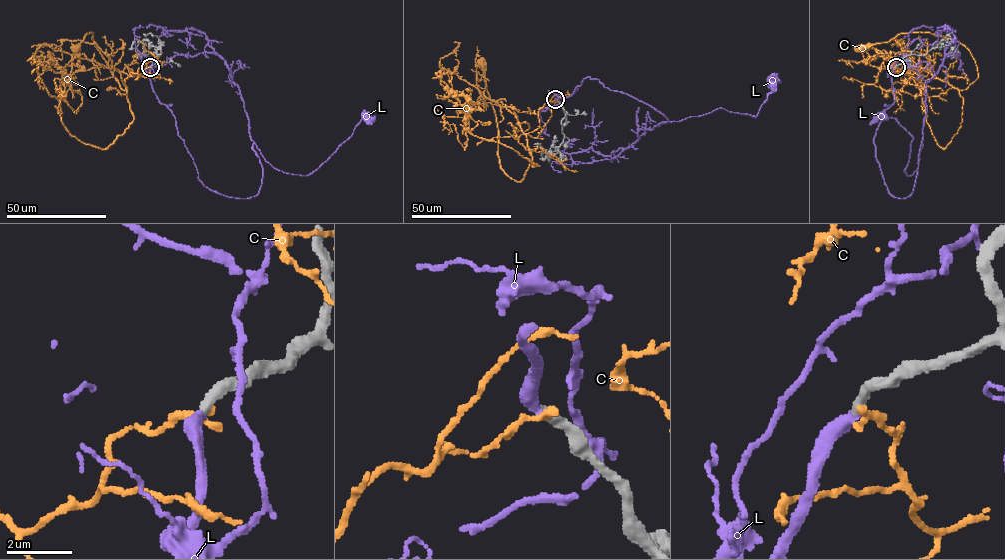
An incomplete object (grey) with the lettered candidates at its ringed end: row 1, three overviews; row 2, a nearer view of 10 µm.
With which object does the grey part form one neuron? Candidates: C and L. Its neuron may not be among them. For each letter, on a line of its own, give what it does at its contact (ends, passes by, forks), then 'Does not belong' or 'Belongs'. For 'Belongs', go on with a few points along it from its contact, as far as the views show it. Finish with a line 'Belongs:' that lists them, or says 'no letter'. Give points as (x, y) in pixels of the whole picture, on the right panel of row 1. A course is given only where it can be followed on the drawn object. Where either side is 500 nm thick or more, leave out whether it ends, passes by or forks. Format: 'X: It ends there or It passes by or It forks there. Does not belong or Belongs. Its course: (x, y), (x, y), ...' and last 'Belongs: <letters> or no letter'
C: It ends there. Does not belong
L: It ends there. Belongs. Its course: (896, 67), (894, 102), (873, 143), (887, 190), (905, 198), (922, 144), (908, 175), (912, 136), (883, 115)
Belongs: L

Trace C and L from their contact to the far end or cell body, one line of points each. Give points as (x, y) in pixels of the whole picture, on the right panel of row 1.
C: (896, 67), (900, 74), (930, 71), (959, 90), (978, 77), (970, 52), (949, 37), (901, 33), (860, 47)
L: (896, 67), (894, 102), (873, 143), (887, 190), (905, 198), (922, 144), (908, 175), (912, 136), (883, 115)

